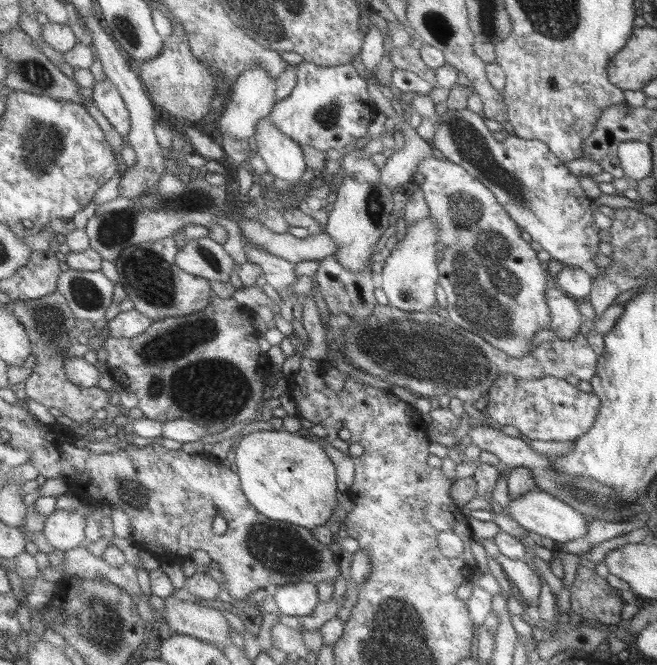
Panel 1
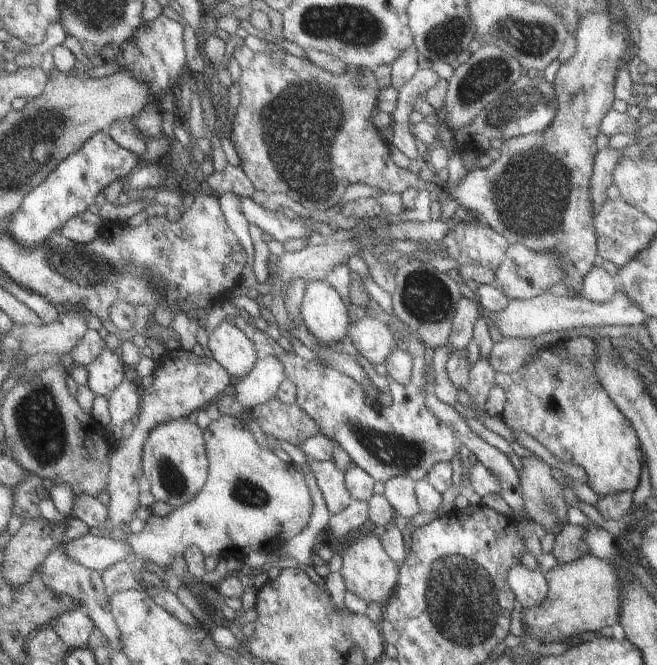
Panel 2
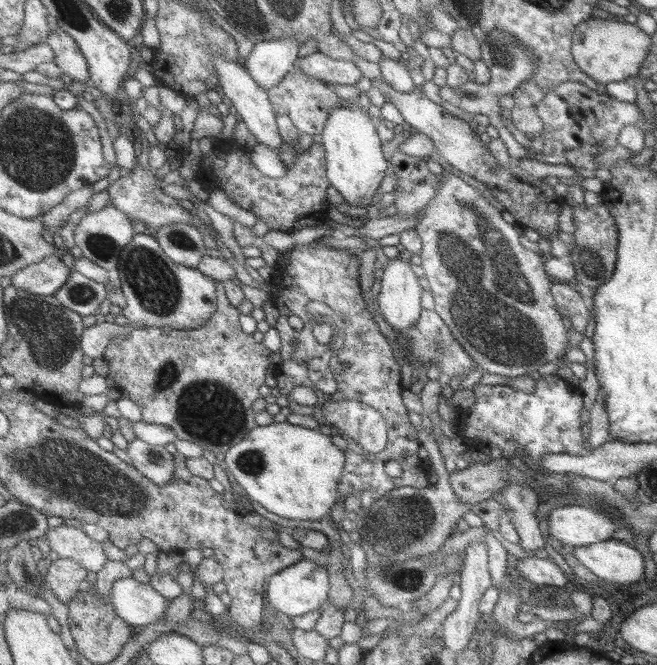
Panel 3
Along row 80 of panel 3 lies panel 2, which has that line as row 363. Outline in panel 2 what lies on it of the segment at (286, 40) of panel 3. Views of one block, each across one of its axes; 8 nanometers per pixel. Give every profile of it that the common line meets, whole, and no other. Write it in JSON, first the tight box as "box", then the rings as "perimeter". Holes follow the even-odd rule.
{"box":[231,350,285,409],"perimeter":[[[266,350],[254,363],[252,370],[236,381],[231,390],[236,394],[243,408],[252,409],[273,399],[285,377],[277,357]]]}

